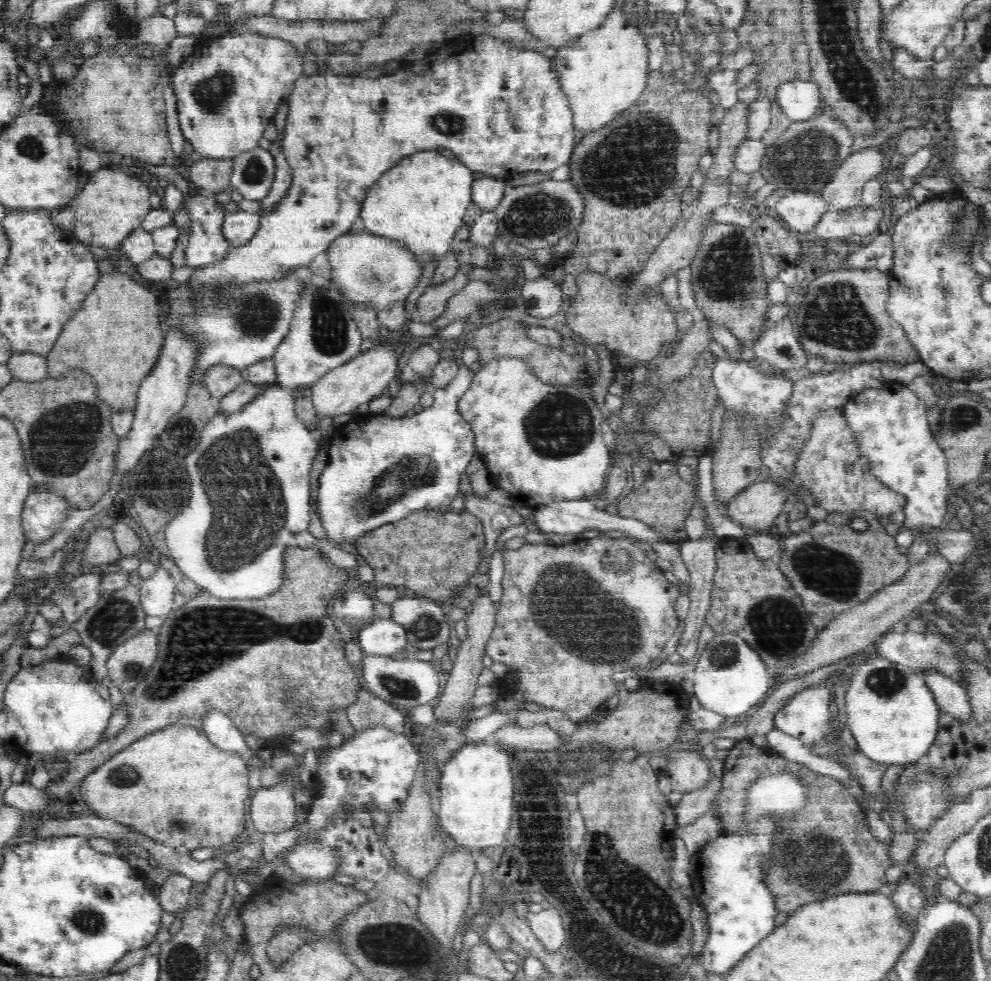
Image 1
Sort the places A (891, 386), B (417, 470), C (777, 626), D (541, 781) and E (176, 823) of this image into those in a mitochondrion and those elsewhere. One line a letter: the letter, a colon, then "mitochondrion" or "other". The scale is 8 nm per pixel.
A: other
B: mitochondrion
C: mitochondrion
D: mitochondrion
E: mitochondrion

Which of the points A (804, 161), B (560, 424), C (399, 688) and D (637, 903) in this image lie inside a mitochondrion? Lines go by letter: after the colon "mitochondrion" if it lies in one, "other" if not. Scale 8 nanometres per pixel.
A: mitochondrion
B: mitochondrion
C: mitochondrion
D: mitochondrion

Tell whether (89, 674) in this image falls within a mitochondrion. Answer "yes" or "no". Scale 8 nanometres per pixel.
no

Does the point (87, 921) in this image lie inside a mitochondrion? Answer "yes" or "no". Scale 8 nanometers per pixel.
yes

